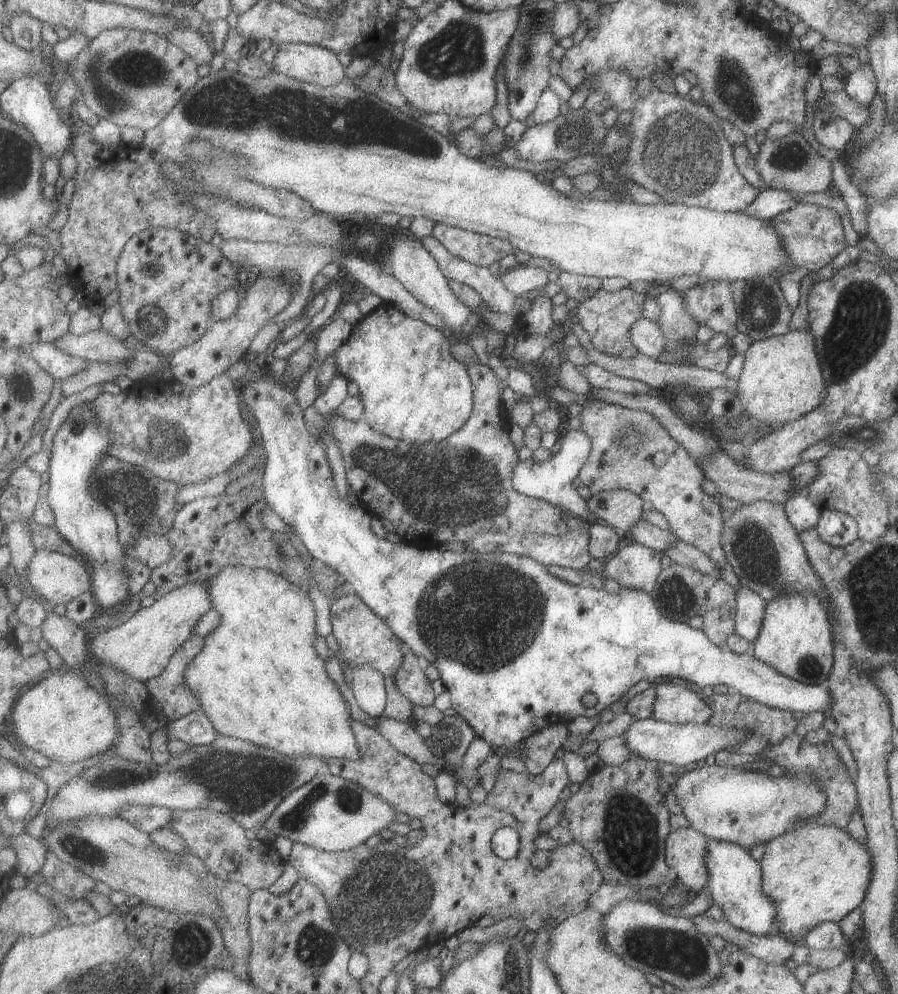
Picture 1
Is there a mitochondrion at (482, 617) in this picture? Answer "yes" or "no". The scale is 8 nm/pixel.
yes

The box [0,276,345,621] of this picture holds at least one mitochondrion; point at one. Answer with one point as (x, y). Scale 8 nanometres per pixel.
(170, 439)

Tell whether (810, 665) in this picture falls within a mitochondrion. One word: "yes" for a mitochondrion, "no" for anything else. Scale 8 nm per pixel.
yes

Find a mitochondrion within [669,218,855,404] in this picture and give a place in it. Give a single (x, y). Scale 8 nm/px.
(756, 307)

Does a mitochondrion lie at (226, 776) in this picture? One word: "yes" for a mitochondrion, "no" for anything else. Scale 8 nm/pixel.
yes

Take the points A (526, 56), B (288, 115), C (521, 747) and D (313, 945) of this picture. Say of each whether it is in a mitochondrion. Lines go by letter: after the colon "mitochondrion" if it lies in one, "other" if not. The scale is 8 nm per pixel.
A: mitochondrion
B: mitochondrion
C: other
D: mitochondrion

